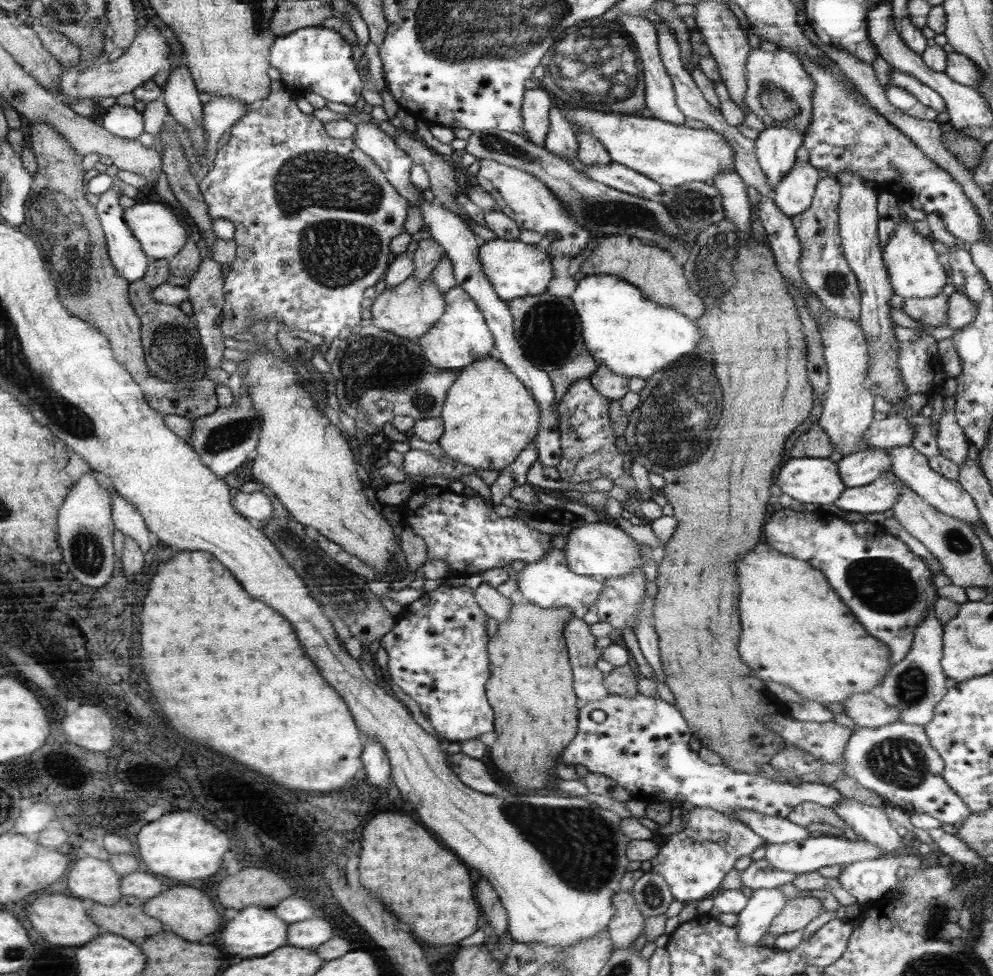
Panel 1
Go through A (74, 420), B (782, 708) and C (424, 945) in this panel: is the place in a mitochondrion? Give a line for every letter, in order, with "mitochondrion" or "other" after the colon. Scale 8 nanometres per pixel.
A: mitochondrion
B: other
C: other

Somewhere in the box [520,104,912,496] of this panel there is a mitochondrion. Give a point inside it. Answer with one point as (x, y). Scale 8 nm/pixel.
(678, 418)

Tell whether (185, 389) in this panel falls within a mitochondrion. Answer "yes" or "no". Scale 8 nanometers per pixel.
no

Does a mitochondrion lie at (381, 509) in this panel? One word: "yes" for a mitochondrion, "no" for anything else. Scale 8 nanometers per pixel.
no

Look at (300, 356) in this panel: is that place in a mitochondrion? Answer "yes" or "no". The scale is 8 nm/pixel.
no

